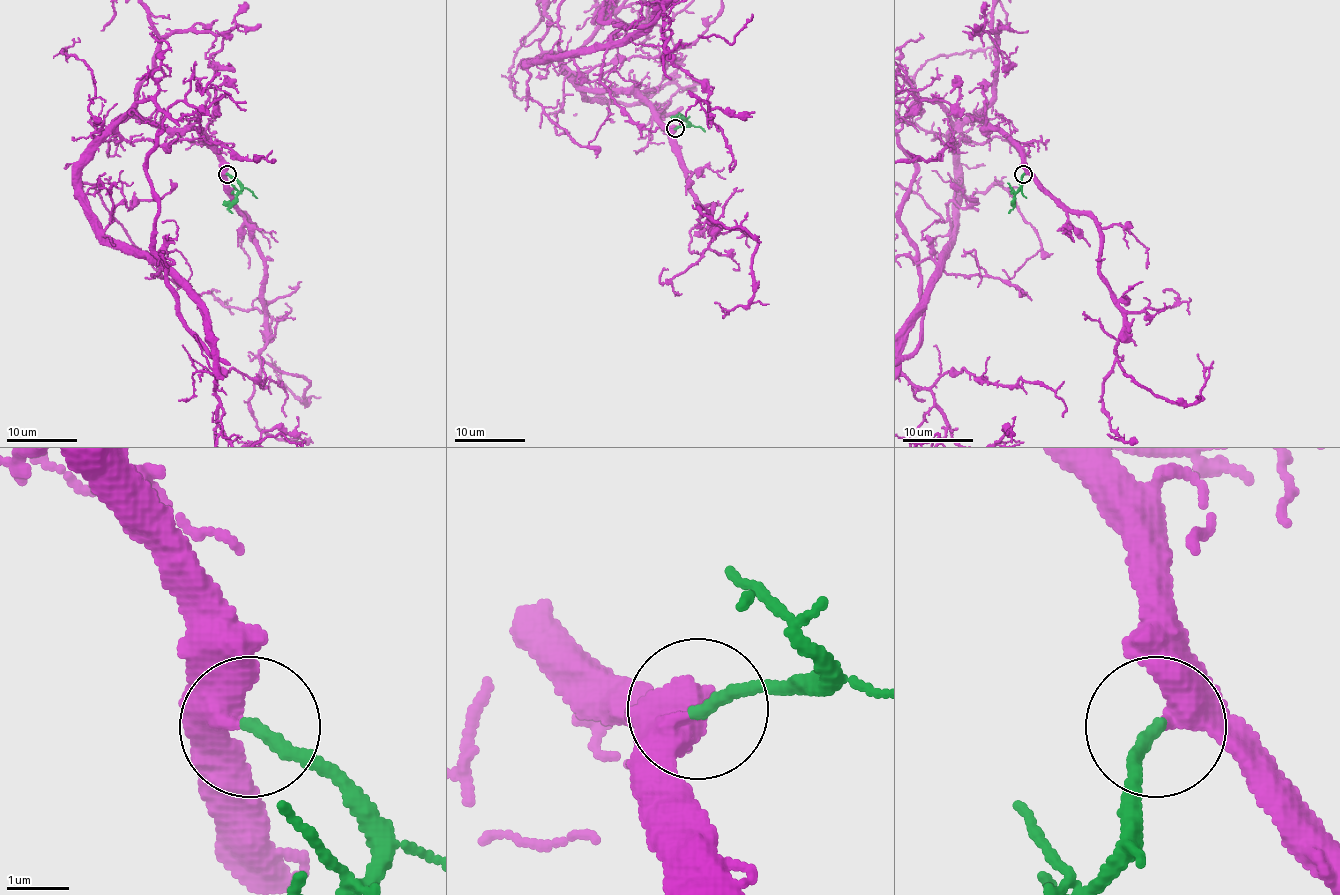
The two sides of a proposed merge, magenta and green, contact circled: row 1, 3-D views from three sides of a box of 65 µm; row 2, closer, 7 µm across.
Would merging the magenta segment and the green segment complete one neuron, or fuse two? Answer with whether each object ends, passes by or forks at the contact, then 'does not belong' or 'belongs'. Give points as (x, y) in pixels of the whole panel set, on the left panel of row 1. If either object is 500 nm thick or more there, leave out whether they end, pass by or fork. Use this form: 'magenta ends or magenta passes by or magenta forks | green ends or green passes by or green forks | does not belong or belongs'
belongs

